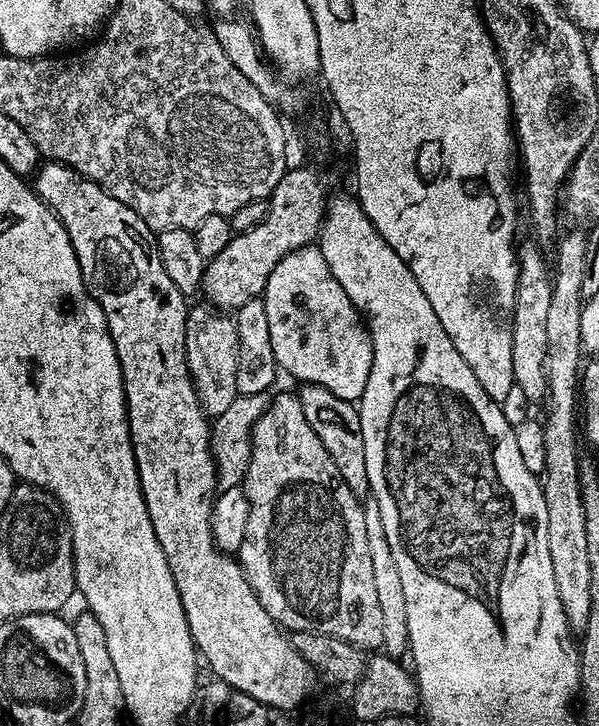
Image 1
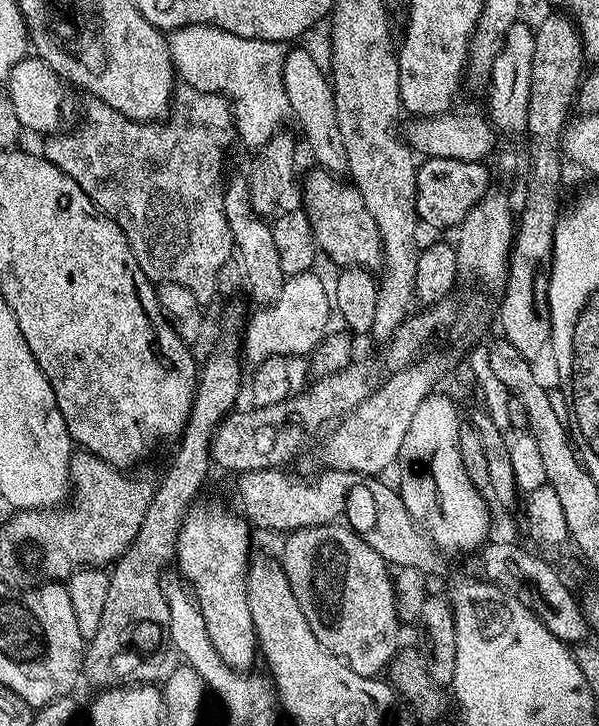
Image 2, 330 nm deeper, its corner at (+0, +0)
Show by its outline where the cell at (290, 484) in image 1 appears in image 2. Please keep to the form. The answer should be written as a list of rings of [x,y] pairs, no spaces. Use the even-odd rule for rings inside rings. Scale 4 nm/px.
[[[343,522],[299,528],[296,532],[287,533],[283,540],[284,549],[278,552],[278,559],[286,570],[286,578],[290,578],[290,590],[294,590],[294,598],[298,598],[302,614],[306,614],[306,622],[310,622],[310,630],[314,630],[314,638],[318,638],[330,654],[346,662],[354,674],[379,677],[398,651],[396,639],[402,628],[402,621],[397,615],[394,576],[388,563]]]

